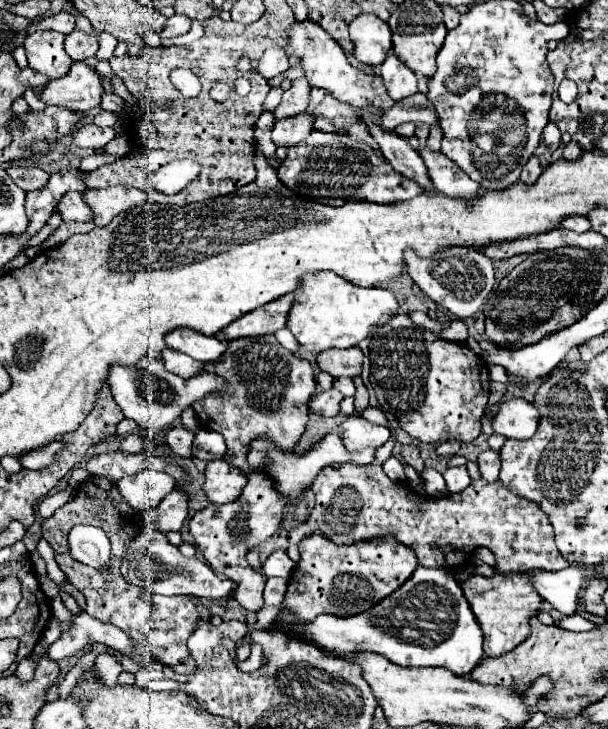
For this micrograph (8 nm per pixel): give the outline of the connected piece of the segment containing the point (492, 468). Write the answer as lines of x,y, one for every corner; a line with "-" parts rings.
492,449
480,453
478,457
478,467
480,467
480,473
486,481
498,481
498,471
500,471
500,455

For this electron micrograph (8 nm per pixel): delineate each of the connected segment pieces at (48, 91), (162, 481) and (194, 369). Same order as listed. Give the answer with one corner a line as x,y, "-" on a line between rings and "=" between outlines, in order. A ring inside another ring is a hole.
72,63
68,75
46,83
46,87
36,91
36,97
46,105
66,107
70,111
88,111
100,105
102,91
100,75
94,69
84,63
=
146,469
118,481
116,487
136,511
152,511
176,487
176,479
164,471
=
172,349
164,351
162,359
164,359
164,365
166,365
166,369
170,373
176,373
176,375
186,377
186,379
192,377
192,375
196,375
196,373
200,373
200,371
204,371
204,363
198,363
192,357
182,355
178,351
172,351

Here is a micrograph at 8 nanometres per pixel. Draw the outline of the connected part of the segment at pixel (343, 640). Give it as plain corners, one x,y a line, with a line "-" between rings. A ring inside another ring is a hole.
418,565
404,585
364,613
350,617
322,613
312,621
296,617
288,627
292,633
336,657
378,653
402,667
446,667
454,675
468,675
484,657
480,623
448,567

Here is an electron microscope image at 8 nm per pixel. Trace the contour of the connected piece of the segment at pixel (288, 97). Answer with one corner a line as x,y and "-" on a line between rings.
304,79
294,81
292,87
288,91
284,91
282,95
282,103
274,109
276,119
284,119
284,117
292,117
302,113
308,107
308,95
310,95
310,87

